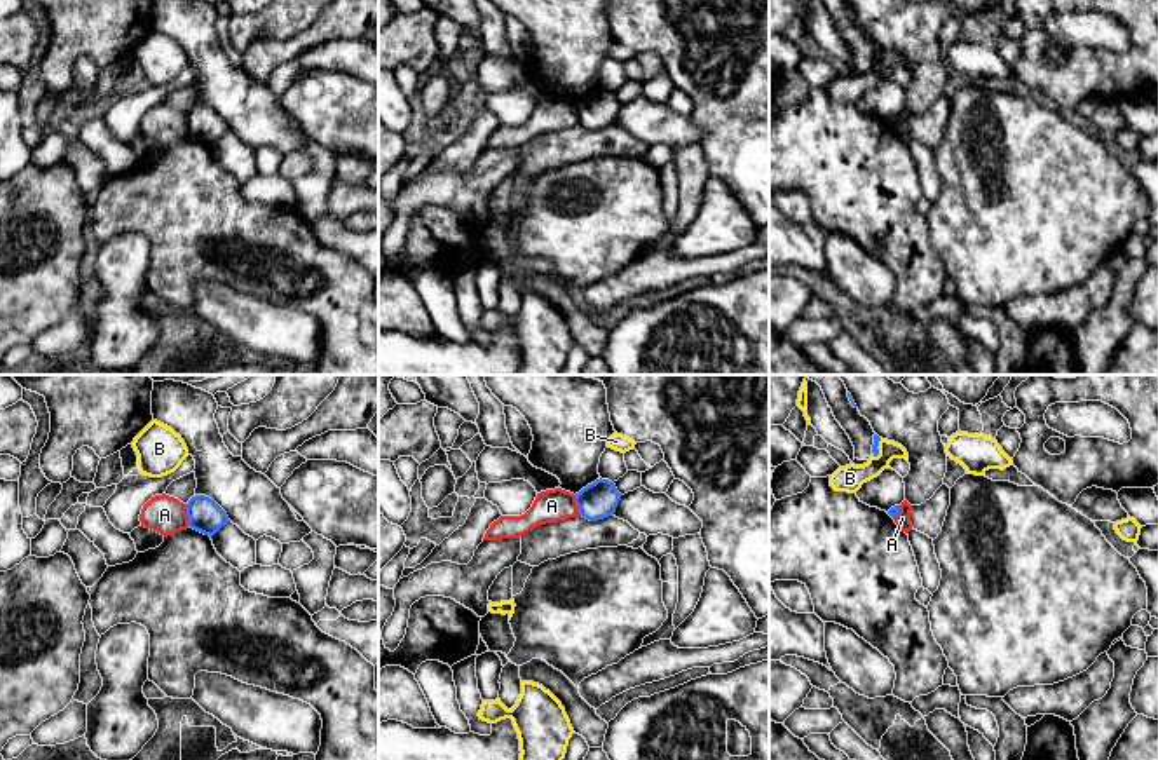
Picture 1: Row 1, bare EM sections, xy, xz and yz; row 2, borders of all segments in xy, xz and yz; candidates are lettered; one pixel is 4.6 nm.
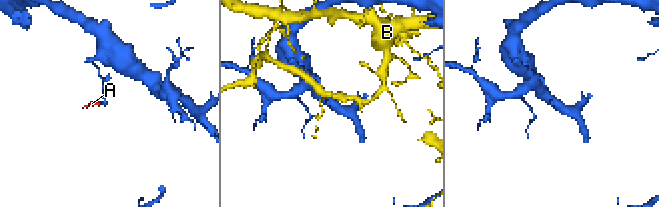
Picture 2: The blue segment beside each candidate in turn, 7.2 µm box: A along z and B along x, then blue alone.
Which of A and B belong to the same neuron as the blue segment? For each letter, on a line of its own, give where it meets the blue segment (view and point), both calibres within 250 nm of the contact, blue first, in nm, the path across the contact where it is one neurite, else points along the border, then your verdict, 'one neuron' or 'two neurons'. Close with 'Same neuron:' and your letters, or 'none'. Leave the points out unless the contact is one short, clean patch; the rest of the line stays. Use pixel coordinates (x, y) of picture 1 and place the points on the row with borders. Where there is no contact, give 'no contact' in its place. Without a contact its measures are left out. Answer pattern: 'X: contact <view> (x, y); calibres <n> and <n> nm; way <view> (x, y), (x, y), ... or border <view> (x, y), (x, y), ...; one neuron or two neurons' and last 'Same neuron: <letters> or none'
A: contact xy (187, 515); calibres 160 and 180 nm; border xy (185, 504), (189, 525); two neurons
B: contact yz (878, 448); calibres 30 and 120 nm; two neurons
Same neuron: none

